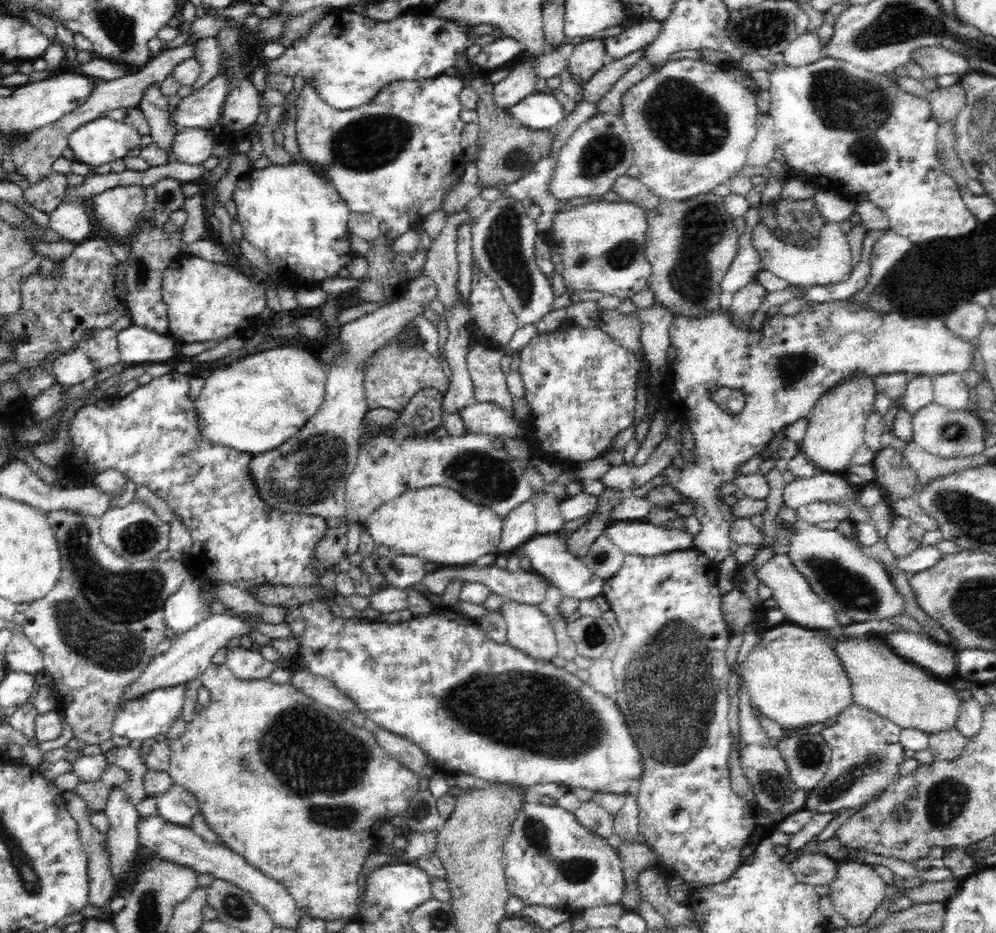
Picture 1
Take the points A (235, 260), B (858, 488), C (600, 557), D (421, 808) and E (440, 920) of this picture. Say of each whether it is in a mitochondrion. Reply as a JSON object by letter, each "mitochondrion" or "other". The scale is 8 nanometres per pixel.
{"A":"other","B":"other","C":"mitochondrion","D":"mitochondrion","E":"mitochondrion"}

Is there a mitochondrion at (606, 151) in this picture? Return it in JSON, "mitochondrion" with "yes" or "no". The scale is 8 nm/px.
{"mitochondrion":"yes"}

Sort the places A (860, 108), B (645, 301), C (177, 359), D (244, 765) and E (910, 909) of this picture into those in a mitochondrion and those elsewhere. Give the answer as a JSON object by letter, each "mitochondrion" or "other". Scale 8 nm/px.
{"A":"mitochondrion","B":"other","C":"other","D":"mitochondrion","E":"other"}

